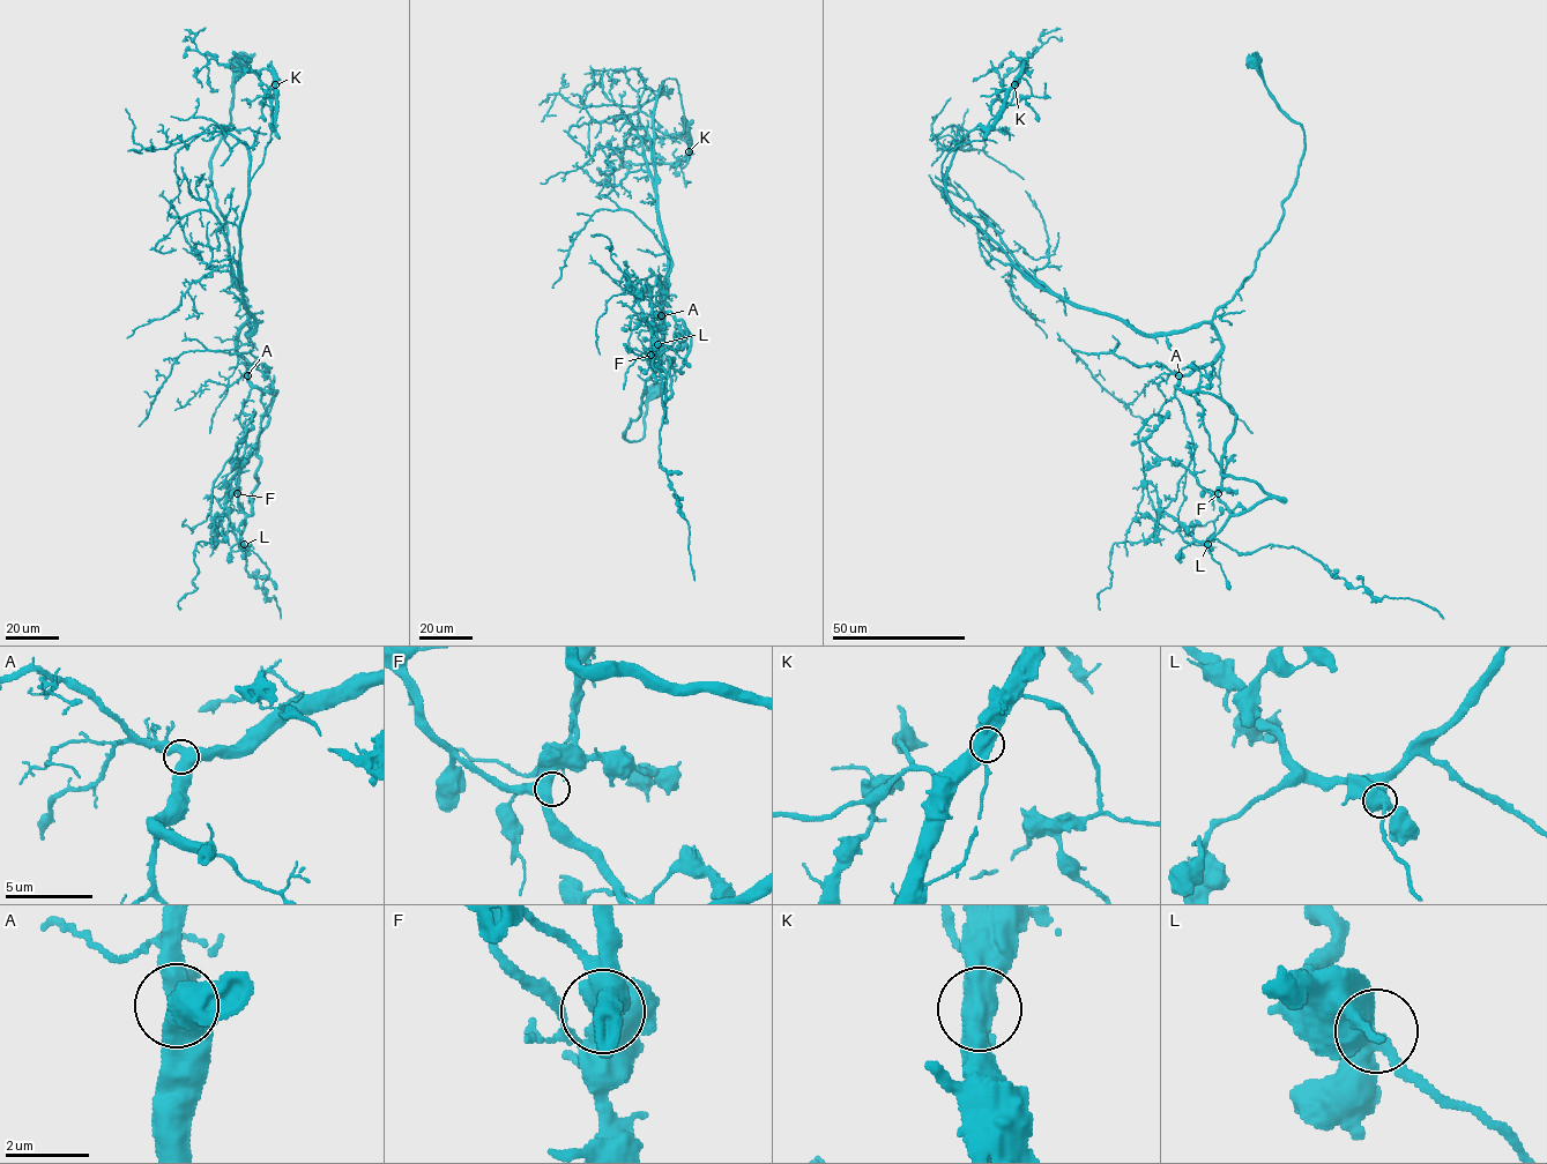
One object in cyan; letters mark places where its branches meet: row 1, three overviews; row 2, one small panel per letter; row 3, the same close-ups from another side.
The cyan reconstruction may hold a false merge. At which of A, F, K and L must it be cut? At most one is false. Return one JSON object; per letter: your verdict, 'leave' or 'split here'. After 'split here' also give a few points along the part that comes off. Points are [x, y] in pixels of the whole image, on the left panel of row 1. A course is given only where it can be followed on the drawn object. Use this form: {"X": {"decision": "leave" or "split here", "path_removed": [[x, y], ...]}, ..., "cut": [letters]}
{"A": {"decision": "leave"}, "F": {"decision": "leave"}, "K": {"decision": "split here", "path_removed": [[275, 84], [275, 75], [269, 69], [232, 69], [220, 65], [212, 56], [202, 54], [193, 42], [205, 29]]}, "L": {"decision": "leave"}, "cut": ["K"]}

